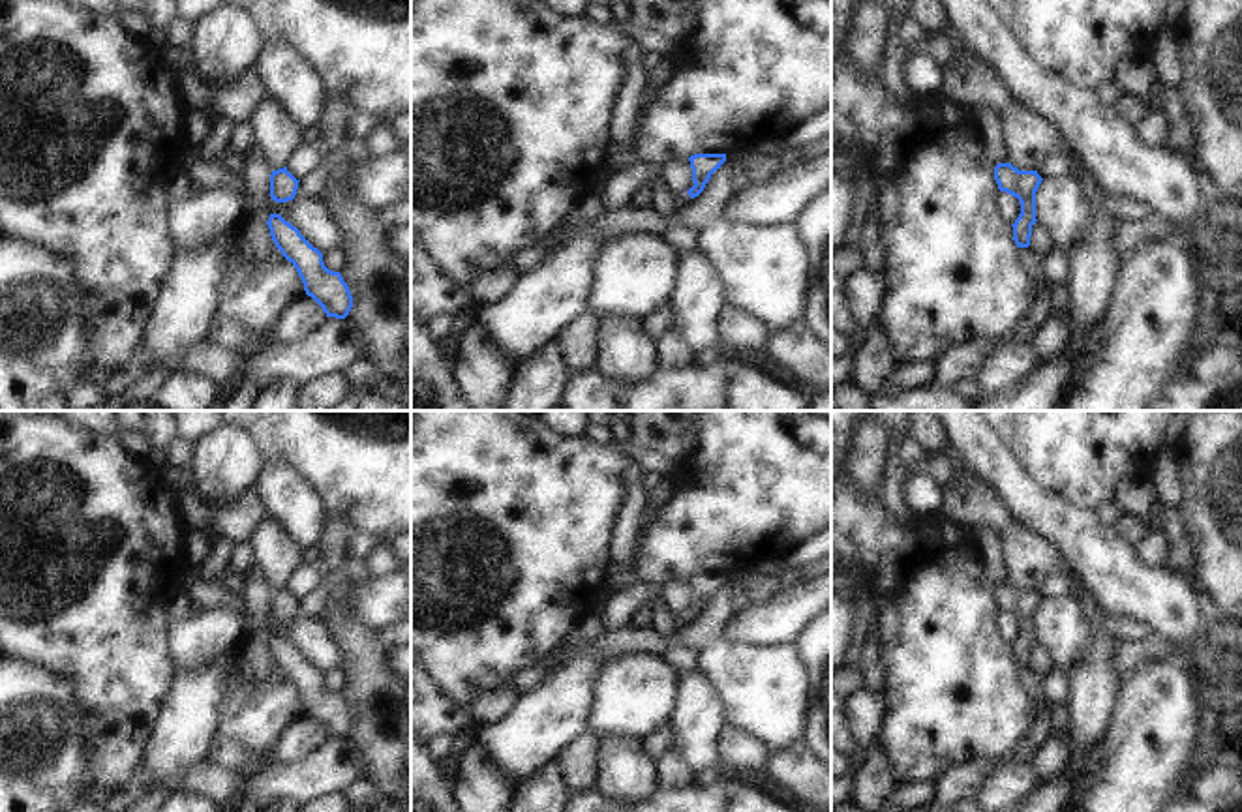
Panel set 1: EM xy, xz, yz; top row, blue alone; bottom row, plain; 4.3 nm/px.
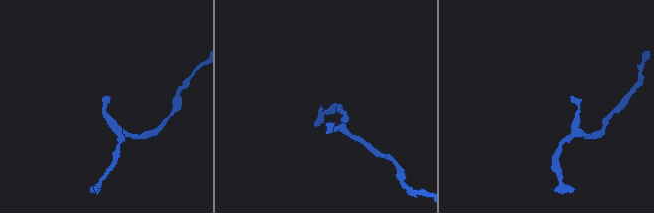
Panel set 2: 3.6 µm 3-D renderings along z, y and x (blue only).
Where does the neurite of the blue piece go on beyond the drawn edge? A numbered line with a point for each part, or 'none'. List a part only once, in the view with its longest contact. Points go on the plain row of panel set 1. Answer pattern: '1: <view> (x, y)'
none

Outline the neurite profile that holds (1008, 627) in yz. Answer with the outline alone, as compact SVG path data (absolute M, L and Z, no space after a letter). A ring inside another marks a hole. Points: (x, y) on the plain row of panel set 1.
M998 611L998 617L994 619L994 623L998 626L998 634L1000 634L1002 641L1007 645L1013 645L1021 634L1019 619L1006 611Z

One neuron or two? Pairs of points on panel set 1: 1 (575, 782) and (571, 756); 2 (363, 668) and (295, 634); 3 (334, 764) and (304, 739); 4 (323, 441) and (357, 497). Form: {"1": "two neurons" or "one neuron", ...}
{"1": "one neuron", "2": "two neurons", "3": "two neurons", "4": "one neuron"}

